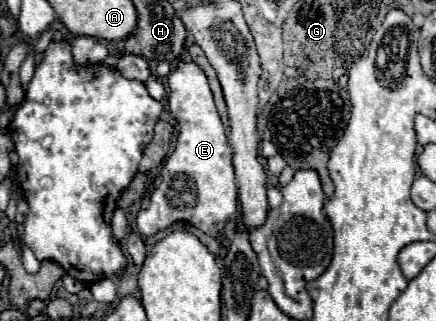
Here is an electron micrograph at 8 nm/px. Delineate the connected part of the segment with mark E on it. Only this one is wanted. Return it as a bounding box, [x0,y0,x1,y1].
[137,62,237,238]

